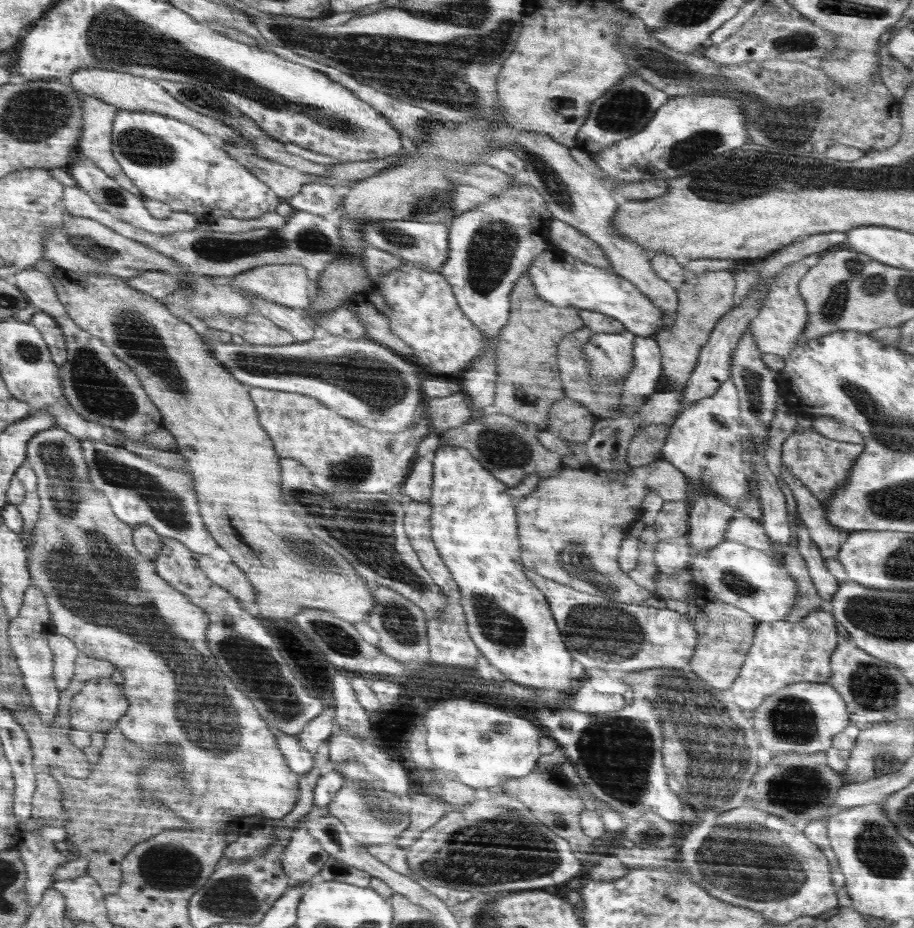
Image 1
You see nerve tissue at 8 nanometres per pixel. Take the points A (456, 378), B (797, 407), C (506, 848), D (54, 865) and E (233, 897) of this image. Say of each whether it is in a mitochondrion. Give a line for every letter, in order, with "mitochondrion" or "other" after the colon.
A: other
B: other
C: mitochondrion
D: other
E: mitochondrion

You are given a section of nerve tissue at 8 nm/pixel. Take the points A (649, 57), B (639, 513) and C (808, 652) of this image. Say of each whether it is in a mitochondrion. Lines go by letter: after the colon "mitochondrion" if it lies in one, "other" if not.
A: mitochondrion
B: other
C: other

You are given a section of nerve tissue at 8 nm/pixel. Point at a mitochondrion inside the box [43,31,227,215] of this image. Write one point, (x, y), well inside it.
(140, 146)

